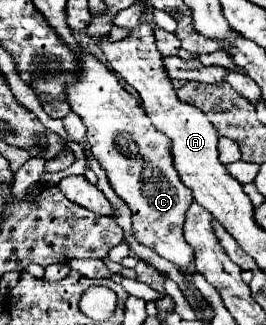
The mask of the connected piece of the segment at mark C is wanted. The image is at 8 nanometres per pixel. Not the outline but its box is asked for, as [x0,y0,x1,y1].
[67,54,195,268]

